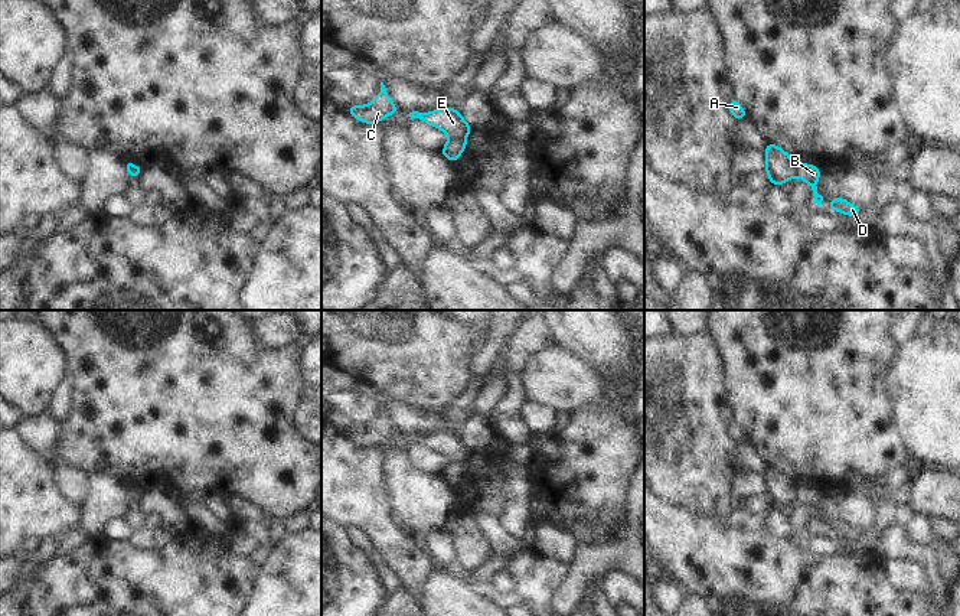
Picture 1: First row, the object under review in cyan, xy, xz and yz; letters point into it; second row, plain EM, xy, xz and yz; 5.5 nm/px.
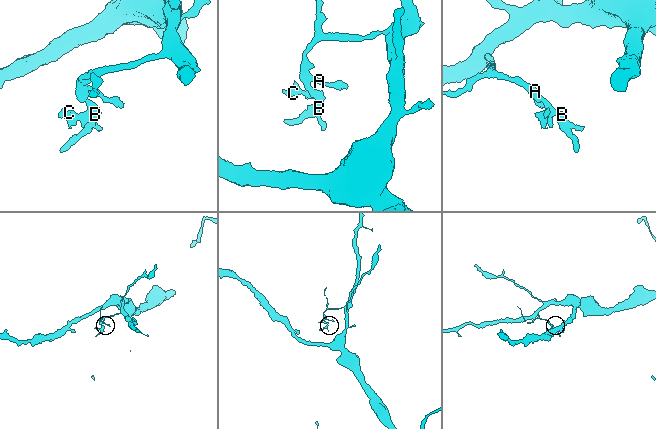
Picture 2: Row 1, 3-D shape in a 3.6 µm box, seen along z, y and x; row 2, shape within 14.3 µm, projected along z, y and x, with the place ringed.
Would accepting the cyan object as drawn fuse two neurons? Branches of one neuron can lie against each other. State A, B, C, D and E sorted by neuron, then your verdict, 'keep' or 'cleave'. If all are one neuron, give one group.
groups A C E / B D; cleave

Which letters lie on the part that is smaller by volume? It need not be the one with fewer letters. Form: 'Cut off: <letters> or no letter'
Cut off: B, D

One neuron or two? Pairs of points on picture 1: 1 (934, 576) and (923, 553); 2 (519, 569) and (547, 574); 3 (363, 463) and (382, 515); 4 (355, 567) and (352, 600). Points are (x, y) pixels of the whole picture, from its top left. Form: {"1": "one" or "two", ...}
{"1": "one", "2": "one", "3": "one", "4": "one"}

